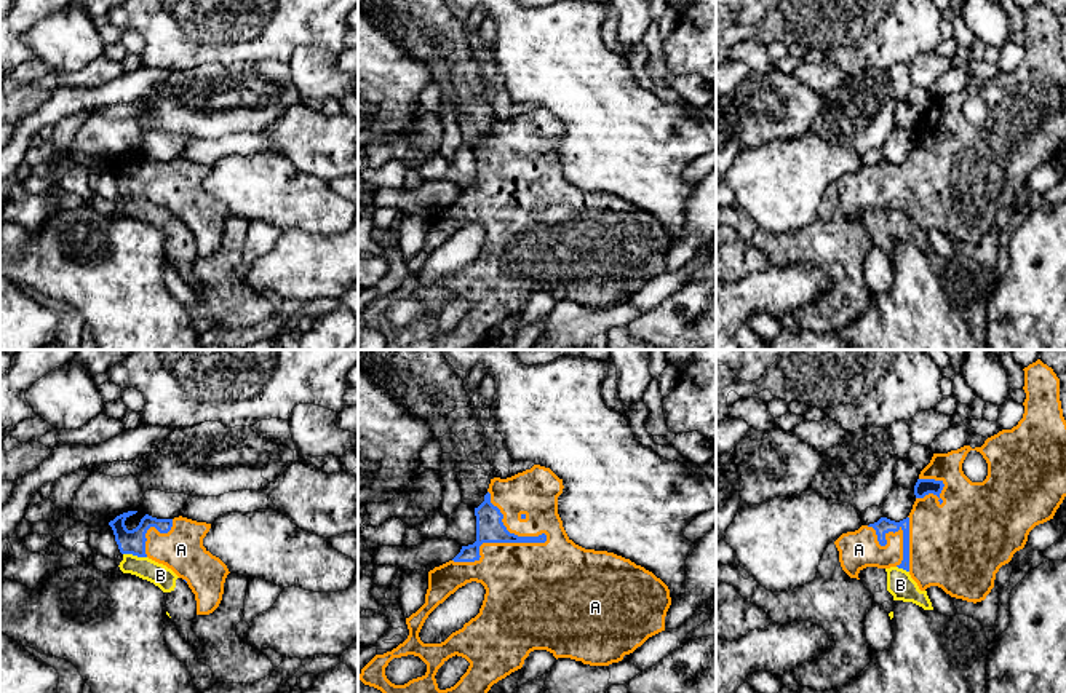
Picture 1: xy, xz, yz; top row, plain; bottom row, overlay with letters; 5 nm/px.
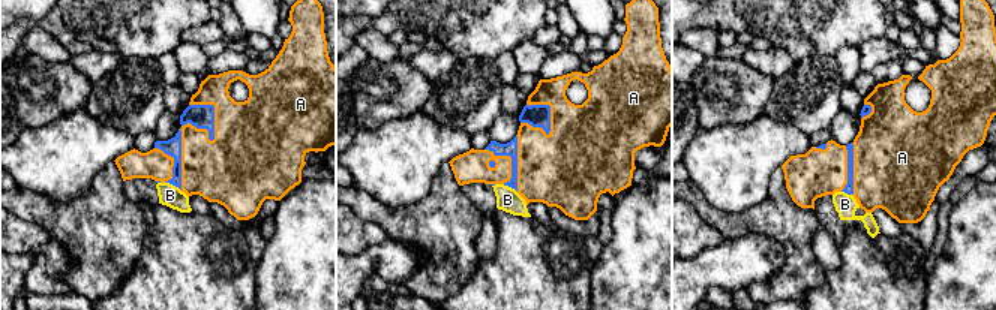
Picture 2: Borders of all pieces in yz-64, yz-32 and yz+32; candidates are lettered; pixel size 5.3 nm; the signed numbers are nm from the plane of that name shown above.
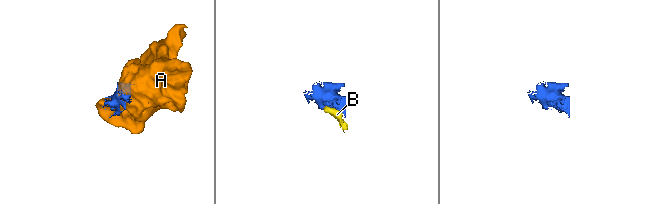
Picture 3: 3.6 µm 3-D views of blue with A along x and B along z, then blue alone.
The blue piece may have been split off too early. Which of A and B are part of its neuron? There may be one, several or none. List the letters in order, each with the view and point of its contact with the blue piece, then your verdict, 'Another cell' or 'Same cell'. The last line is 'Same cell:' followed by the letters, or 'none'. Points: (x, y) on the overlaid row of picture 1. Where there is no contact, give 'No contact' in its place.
A: Touches blue at xz (496, 542). Same cell
B: Touches blue at xy (135, 554). Another cell
Same cell: A

